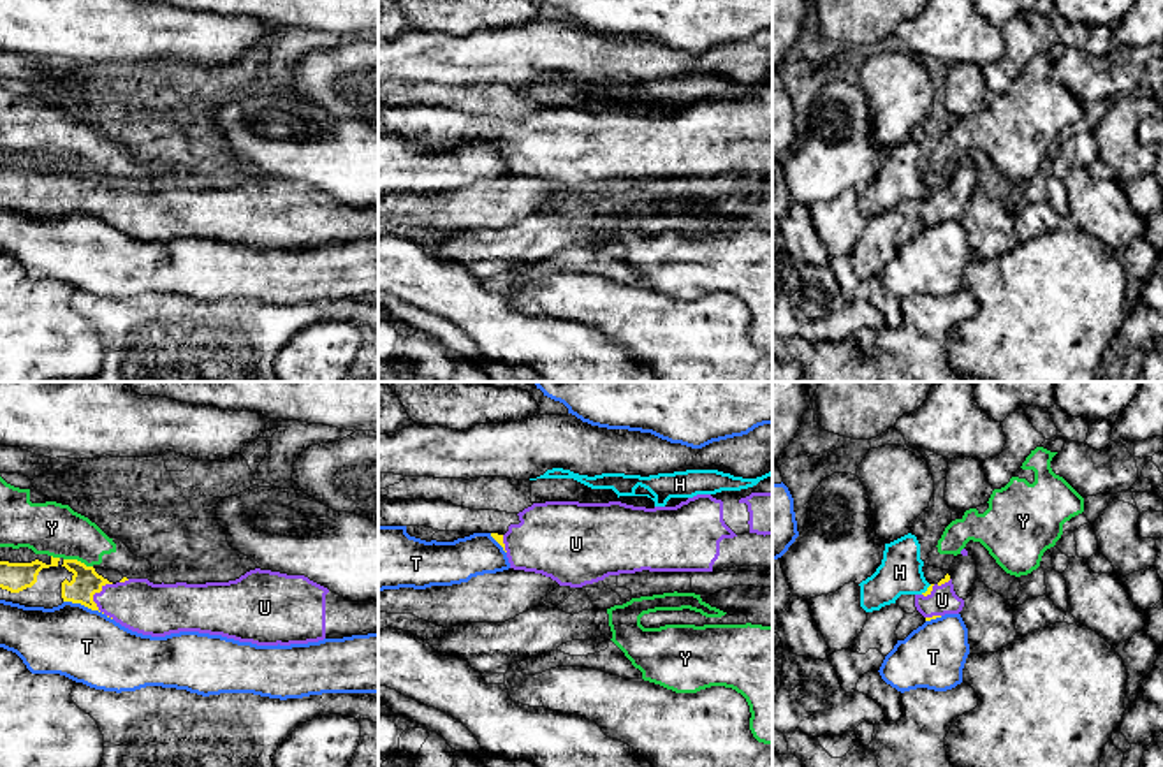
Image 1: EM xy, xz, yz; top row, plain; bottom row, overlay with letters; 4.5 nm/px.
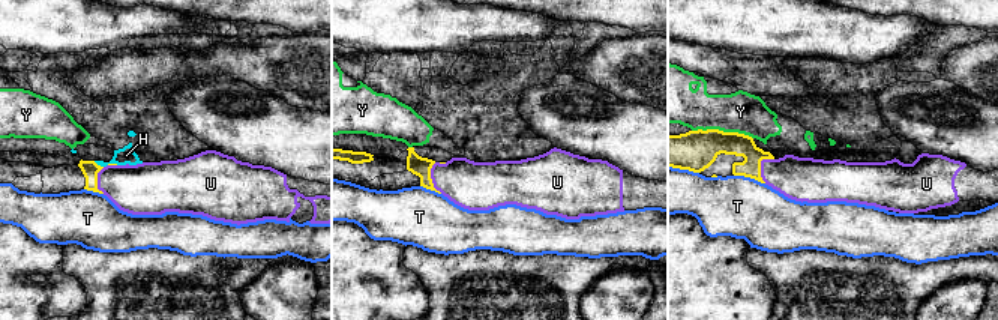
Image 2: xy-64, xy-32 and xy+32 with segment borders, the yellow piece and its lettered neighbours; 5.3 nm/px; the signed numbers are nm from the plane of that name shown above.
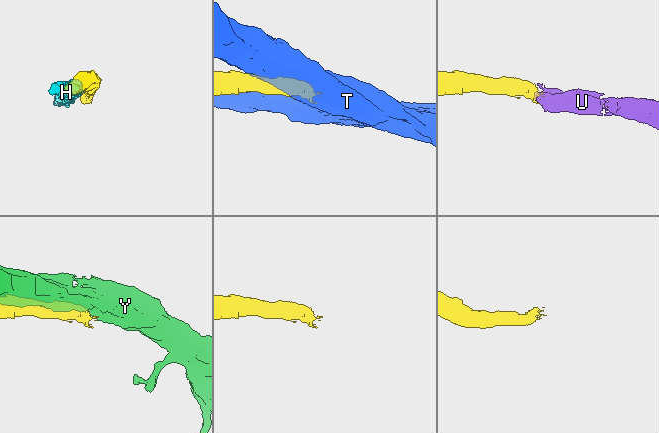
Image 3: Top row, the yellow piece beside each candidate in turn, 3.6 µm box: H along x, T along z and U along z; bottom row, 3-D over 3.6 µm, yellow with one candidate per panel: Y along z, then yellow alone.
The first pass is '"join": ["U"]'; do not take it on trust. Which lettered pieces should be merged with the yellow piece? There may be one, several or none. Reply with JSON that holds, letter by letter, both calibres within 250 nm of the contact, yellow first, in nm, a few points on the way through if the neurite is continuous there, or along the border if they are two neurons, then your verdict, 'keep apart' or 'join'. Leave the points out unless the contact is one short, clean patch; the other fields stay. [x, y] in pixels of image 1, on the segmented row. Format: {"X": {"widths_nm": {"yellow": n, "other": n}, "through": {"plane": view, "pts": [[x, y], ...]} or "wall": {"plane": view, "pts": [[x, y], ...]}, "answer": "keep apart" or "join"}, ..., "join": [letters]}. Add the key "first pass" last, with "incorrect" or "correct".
{"H": {"widths_nm": {"yellow": 20, "other": 190}, "wall": {"plane": "yz", "pts": [[931, 584], [921, 593]]}, "answer": "keep apart"}, "T": {"widths_nm": {"yellow": 130, "other": 340}, "answer": "keep apart"}, "U": {"widths_nm": {"yellow": 130, "other": 240}, "through": {"plane": "xy", "pts": [[85, 583], [92, 597], [134, 602], [145, 607]]}, "answer": "join"}, "Y": {"widths_nm": {"yellow": 130, "other": 240}, "answer": "keep apart"}, "join": ["U"], "first pass": "correct"}

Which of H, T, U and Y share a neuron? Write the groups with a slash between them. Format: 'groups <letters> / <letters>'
groups H / T / U / Y

